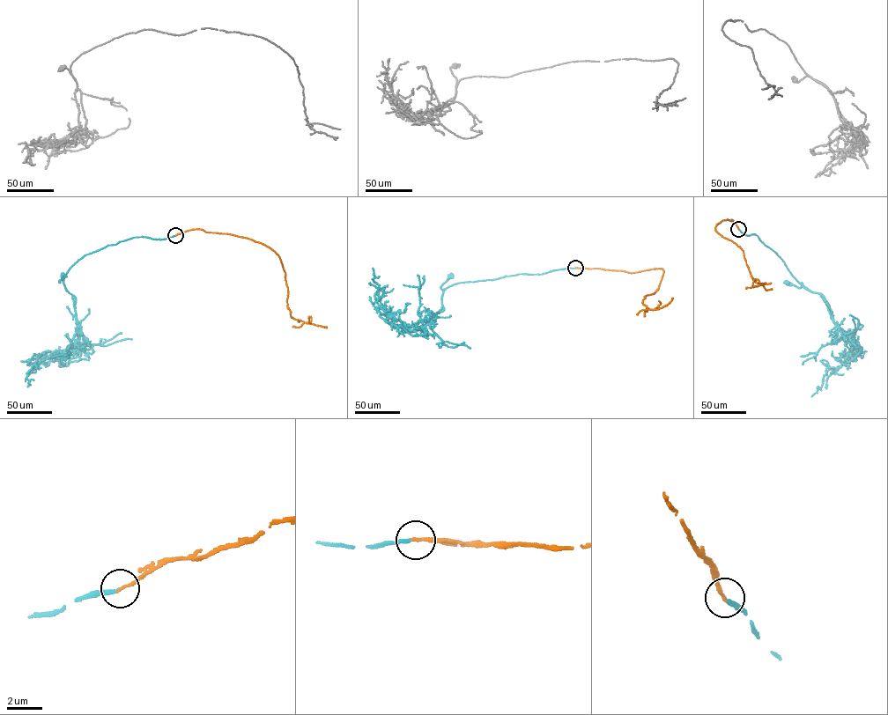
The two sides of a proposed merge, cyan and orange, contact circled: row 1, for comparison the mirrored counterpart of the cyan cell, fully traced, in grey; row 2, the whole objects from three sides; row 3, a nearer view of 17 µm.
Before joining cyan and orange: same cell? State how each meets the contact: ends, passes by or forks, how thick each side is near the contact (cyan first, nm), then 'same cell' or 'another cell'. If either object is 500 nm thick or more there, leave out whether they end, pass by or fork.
cyan ends | orange ends | 190/170 nm | same cell

